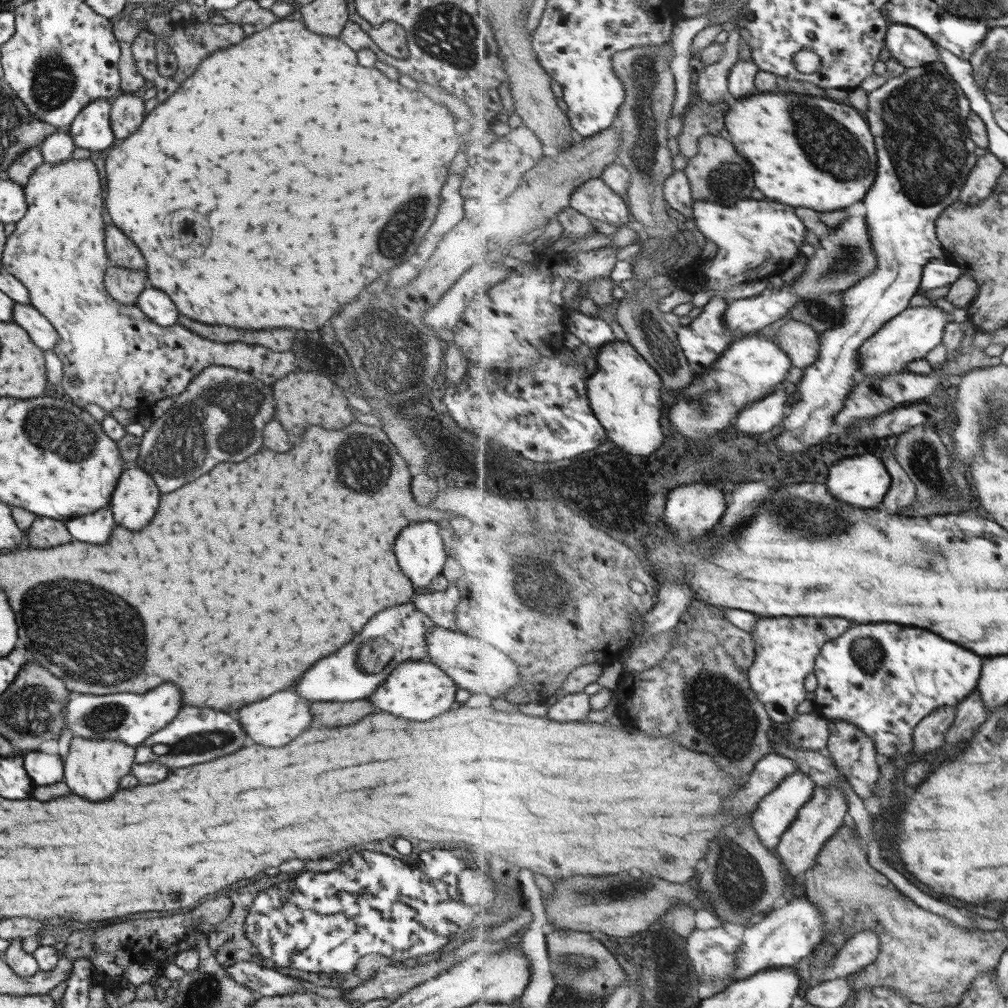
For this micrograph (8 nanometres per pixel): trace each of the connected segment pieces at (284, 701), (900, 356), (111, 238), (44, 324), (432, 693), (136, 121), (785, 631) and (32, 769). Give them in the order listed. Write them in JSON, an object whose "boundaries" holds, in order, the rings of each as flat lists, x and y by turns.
{"boundaries":[[[290,688,290,690,276,692,260,702,246,704,240,712,236,712,235,716,251,744,278,748,278,746,288,744,290,740,294,740,296,736,312,727,313,718,309,711,312,703,298,696,294,688]],[[910,307,904,313,886,323,872,338,865,342,861,348,860,374,857,376,857,385,862,377,886,376,887,374,898,374,909,372,906,370,912,362,926,359,926,356,937,349,944,342,946,326,950,322,966,322,971,314,966,309,945,311,940,307]],[[106,226,106,238,104,238,106,252,110,266,127,269,140,269,146,272,146,262,140,254,140,250,134,246,130,238,126,238,116,226]],[[14,303,13,322,21,326,43,352,54,352,59,336,50,321,30,304]],[[406,661,396,665,378,686,378,690,366,700,372,703,376,712,390,712,408,720,430,720,442,712,454,708,456,691,459,686,445,673,429,661]],[[120,94,112,99,109,119,116,140,124,140,138,130,144,120,144,110,146,108,142,97]],[[760,616,756,631,752,632,757,641,757,660,753,664,750,680,760,701,765,703,774,721,790,722,799,717,798,706,809,699,806,680,817,670,818,656,824,646,830,641,846,635,853,628,848,618,818,618,818,617,762,617]],[[40,750,24,754,24,768,35,785,48,786,64,778,63,758]]]}

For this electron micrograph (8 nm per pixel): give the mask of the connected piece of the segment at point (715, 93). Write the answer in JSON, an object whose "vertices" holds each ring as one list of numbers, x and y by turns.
{"vertices":[[740,31,729,33,729,40,725,42,725,53,720,62,711,64,699,75,699,93,710,104,721,104,731,100,730,75,733,68,741,61,742,38]]}

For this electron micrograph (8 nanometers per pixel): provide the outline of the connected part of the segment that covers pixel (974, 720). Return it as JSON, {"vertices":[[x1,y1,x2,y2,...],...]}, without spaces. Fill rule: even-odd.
{"vertices":[[980,690,958,707,958,718,947,736,947,744,960,746,989,719,990,712]]}

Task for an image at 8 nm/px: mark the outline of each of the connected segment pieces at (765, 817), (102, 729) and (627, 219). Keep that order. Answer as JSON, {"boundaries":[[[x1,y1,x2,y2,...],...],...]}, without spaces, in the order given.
{"boundaries":[[[799,773,786,778,778,790,760,802,756,830,766,848,779,852,784,834,799,817,800,809,814,798,817,787,810,775]],[[164,682,162,686,145,694,118,693,97,696,74,693,67,703,67,726,63,726,61,735,66,730,71,730,74,737,115,740,136,748,149,736,170,724,176,718,180,706,182,692,172,682]],[[603,177,585,182,573,194,571,206,582,214,609,223,614,227,630,226,634,222,631,206,622,198]]]}

